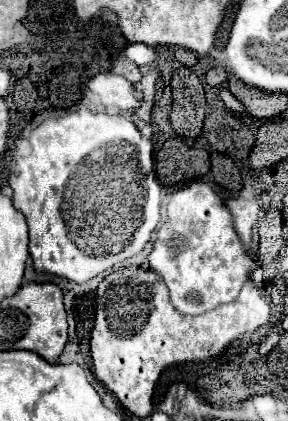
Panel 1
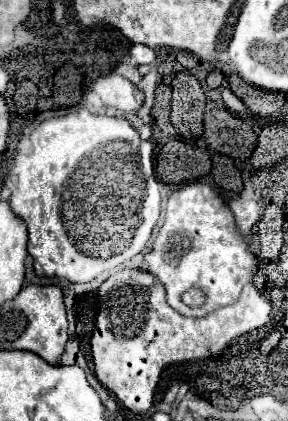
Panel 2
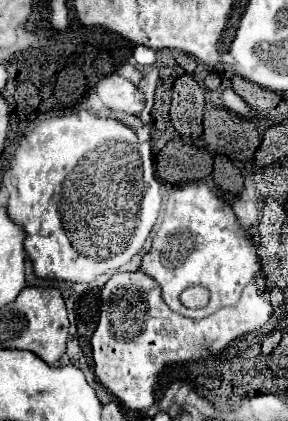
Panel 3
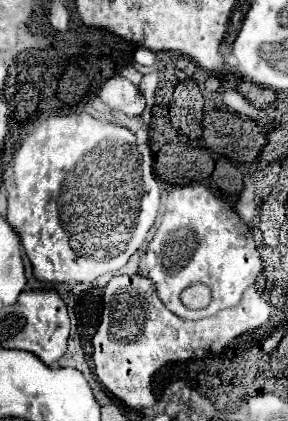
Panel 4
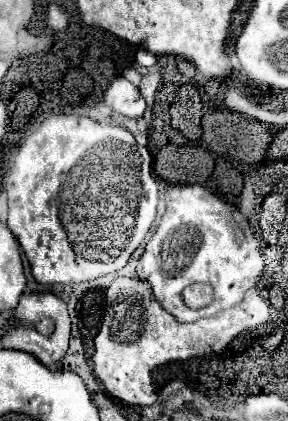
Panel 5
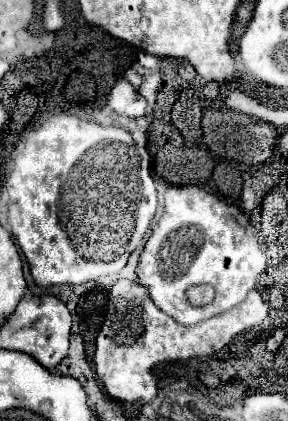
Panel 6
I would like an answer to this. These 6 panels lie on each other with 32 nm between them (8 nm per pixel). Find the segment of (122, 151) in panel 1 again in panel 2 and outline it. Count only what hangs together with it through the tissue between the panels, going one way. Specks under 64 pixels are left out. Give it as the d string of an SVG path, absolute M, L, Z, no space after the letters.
M86 108L60 116L60 118L48 118L44 120L32 134L30 134L30 142L32 142L32 152L30 154L18 154L14 158L14 166L8 172L8 176L4 178L4 184L8 186L10 194L10 208L16 216L20 216L28 228L28 254L34 258L34 272L38 276L56 276L56 278L64 278L70 282L90 282L94 280L98 274L106 272L106 270L114 270L118 266L122 266L124 262L128 262L132 256L136 256L138 252L144 250L150 232L158 220L160 214L160 184L154 176L154 160L152 160L152 142L142 142L138 138L138 132L130 126L128 120L124 118L110 118L110 116L98 116L98 114L90 114Z

